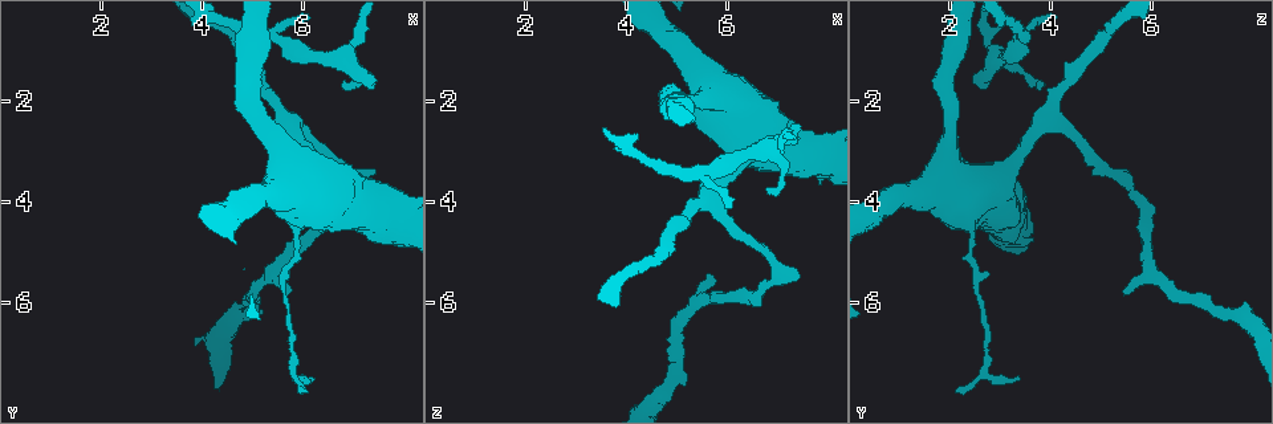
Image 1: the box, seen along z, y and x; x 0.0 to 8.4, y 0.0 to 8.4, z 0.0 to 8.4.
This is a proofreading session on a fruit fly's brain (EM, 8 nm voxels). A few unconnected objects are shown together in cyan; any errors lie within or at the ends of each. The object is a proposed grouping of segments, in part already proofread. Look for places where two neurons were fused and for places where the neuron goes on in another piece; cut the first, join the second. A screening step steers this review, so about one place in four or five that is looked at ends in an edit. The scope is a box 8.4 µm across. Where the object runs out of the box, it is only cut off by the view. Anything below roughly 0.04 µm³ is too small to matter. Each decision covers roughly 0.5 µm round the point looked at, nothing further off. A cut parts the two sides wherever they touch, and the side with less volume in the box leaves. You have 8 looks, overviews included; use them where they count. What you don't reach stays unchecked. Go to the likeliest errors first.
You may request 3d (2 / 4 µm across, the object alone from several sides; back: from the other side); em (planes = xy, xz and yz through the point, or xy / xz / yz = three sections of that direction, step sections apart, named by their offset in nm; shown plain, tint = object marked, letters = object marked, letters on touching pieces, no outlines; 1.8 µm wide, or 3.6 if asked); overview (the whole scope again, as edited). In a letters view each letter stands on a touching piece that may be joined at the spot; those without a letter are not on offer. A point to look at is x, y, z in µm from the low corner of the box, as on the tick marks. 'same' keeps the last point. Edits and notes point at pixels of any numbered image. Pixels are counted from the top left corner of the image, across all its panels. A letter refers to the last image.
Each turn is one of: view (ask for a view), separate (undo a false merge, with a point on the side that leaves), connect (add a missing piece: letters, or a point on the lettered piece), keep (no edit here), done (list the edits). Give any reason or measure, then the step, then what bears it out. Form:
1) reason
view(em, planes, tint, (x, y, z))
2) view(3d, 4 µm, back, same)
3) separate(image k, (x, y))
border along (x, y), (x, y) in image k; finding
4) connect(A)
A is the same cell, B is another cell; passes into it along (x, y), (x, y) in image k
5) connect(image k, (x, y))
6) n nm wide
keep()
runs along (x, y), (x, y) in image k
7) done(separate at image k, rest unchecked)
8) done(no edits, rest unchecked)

free end
view(em, yz, step 4, tint, (6.75, 1.60, 3.85))

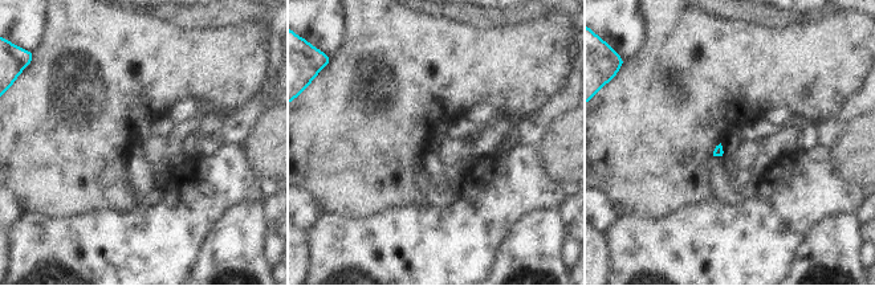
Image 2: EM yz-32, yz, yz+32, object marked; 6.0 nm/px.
another direction
view(em, planes, letters, same)

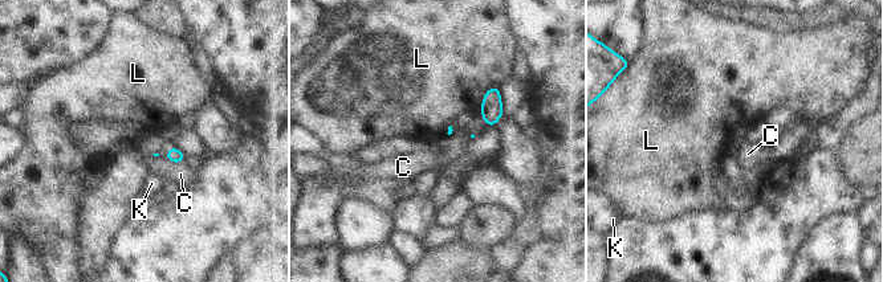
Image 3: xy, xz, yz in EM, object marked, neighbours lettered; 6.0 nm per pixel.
keep()
C, K and L are other cells; no lettered piece goes on from it

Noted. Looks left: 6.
view(3d, 2 µm, back, (5.75, 5.80, 5.45))

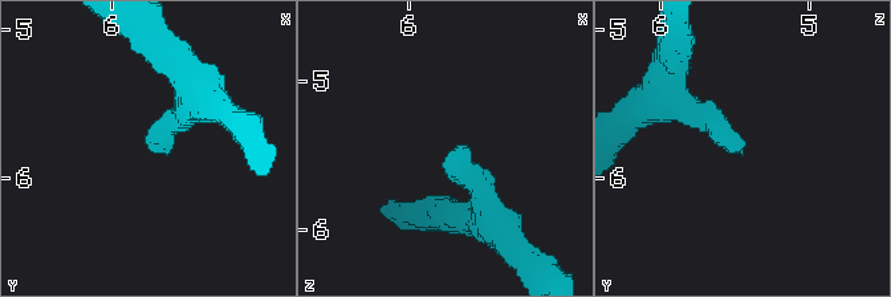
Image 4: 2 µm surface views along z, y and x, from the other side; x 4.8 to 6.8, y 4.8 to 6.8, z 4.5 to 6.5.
need the tissue
view(em, 3.6 µm, planes, tint, (5.74, 5.84, 5.50))

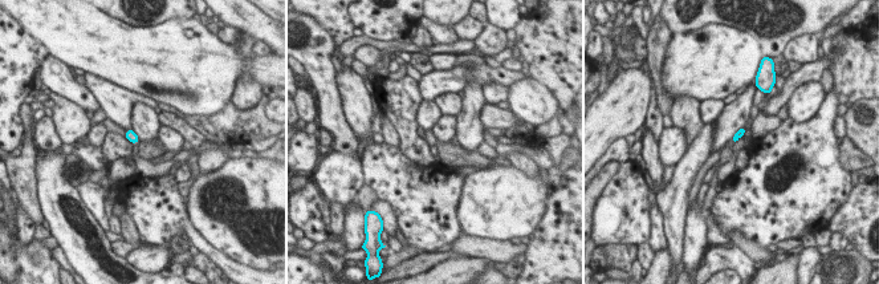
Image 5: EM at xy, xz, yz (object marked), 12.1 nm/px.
view(em, 3.6 µm, planes, letters, same)

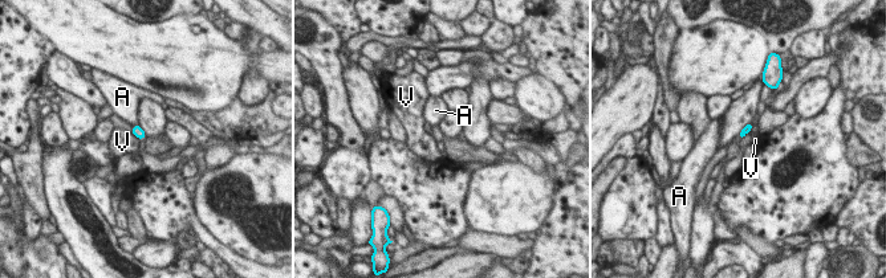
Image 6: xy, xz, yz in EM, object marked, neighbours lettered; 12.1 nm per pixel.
keep()
A and V are other cells; border along (131, 131), (138, 139) in image 6; no lettered piece goes on from it

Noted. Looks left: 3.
sudden change in width
view(em, 3.6 µm, planes, plain, (5.90, 4.55, 2.40))

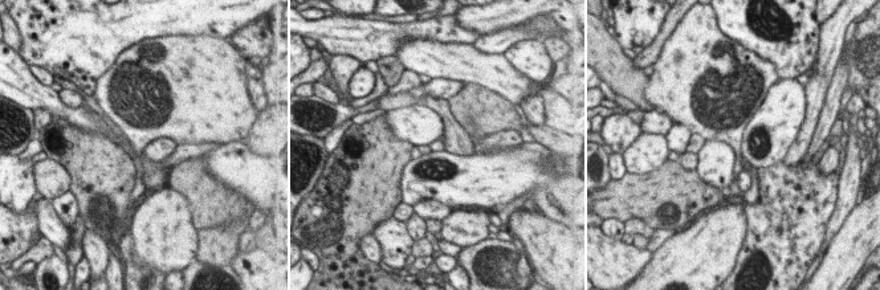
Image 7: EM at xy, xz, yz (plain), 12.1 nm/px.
where the object lies
view(em, 3.6 µm, planes, tint, same)

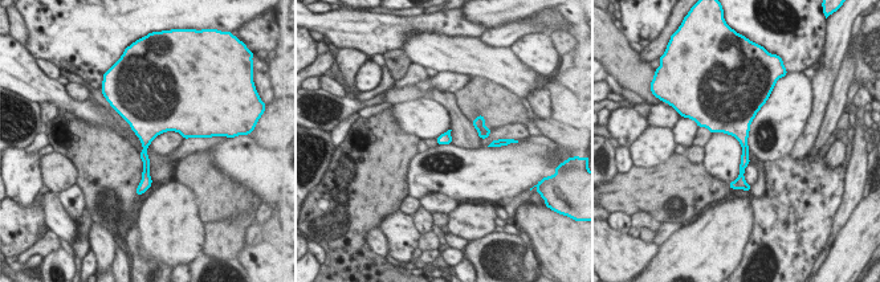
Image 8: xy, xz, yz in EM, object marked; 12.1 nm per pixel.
view(em, 3.6 µm, planes, letters, same)

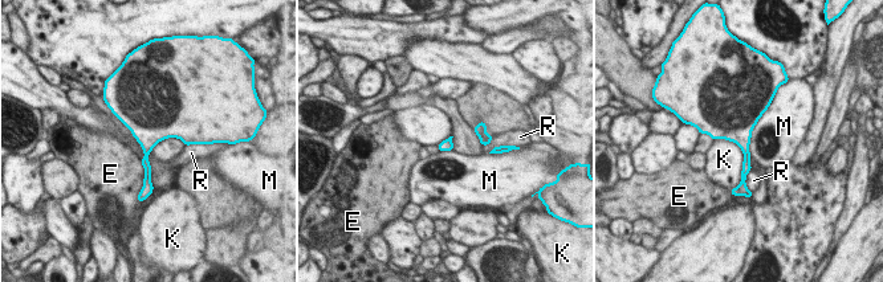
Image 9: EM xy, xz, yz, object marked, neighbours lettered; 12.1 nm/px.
K touches over 650 nm
keep()
E, K, M and R are other cells; border along (715, 138), (743, 154), (732, 189) in image 9; one neuron here

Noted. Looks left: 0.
done(no edits, rest unchecked)

